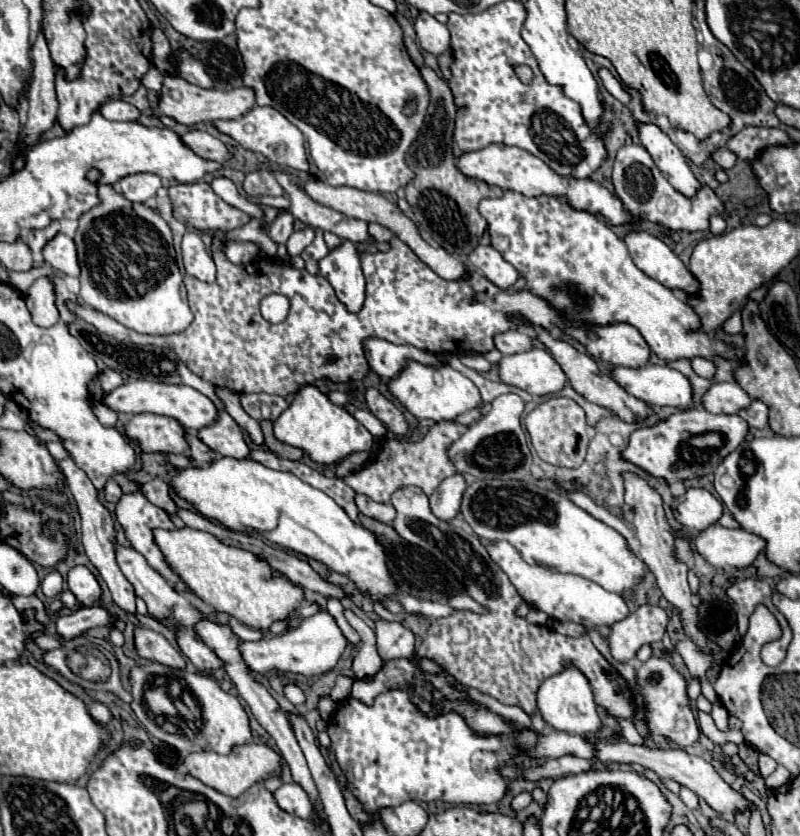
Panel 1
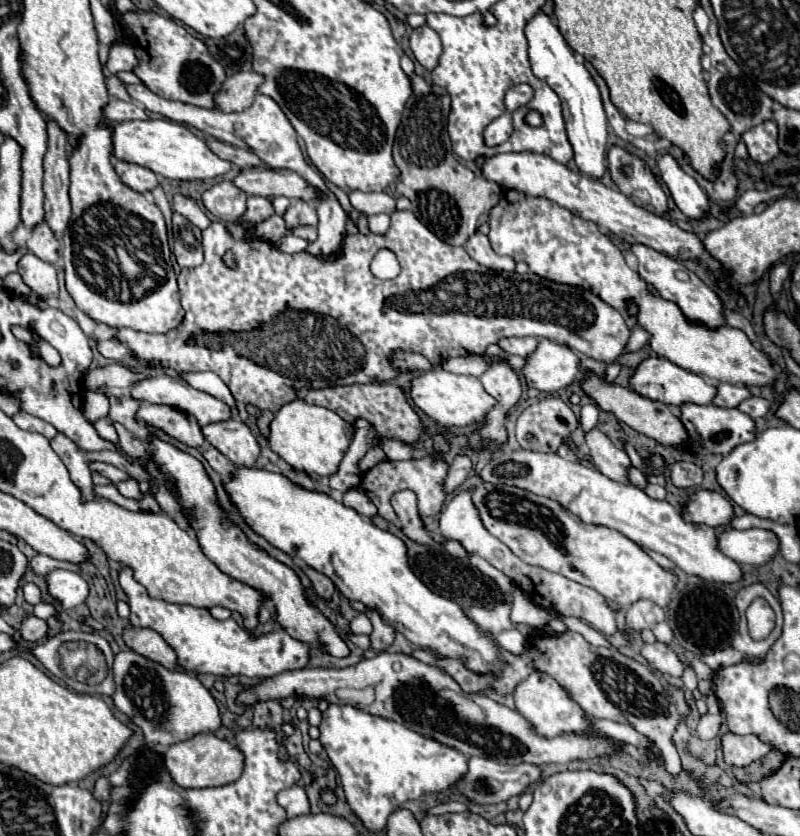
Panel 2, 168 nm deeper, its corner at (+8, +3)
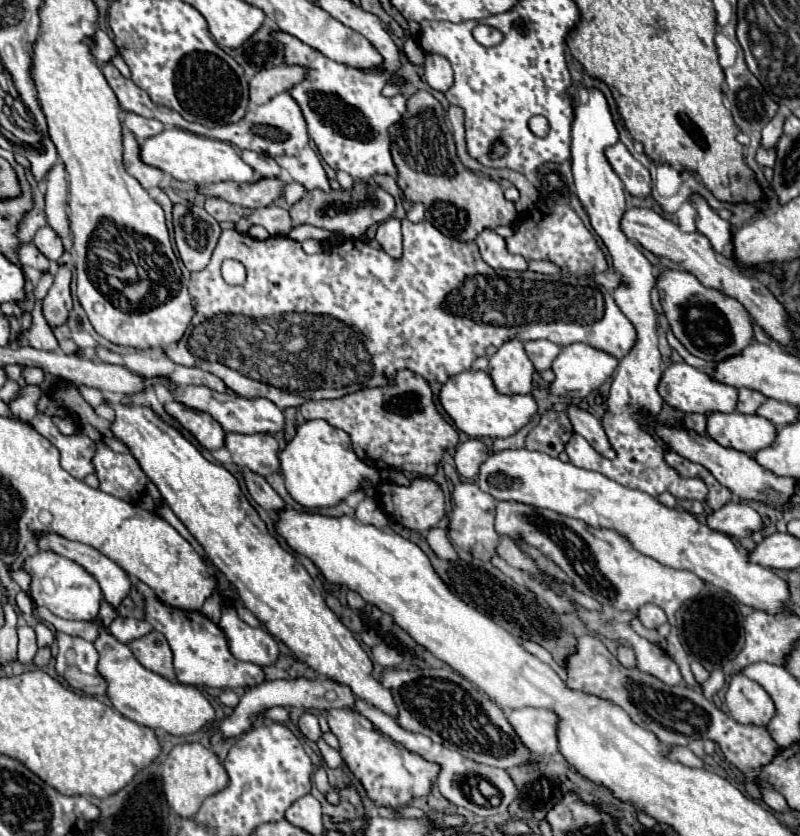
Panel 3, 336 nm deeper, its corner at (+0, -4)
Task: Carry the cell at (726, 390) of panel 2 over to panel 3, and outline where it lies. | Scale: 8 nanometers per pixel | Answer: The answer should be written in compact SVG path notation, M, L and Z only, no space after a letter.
M738 389L738 405L736 405L736 411L738 413L746 413L746 415L752 415L756 413L756 409L766 401L766 397L758 391L752 391L752 389Z

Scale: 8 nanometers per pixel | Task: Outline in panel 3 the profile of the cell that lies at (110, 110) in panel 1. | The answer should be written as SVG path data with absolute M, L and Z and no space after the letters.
M124 113L124 127L128 131L132 131L132 135L138 141L144 141L156 133L160 133L164 129L164 125L158 119L146 119L142 115L134 115L134 113Z

